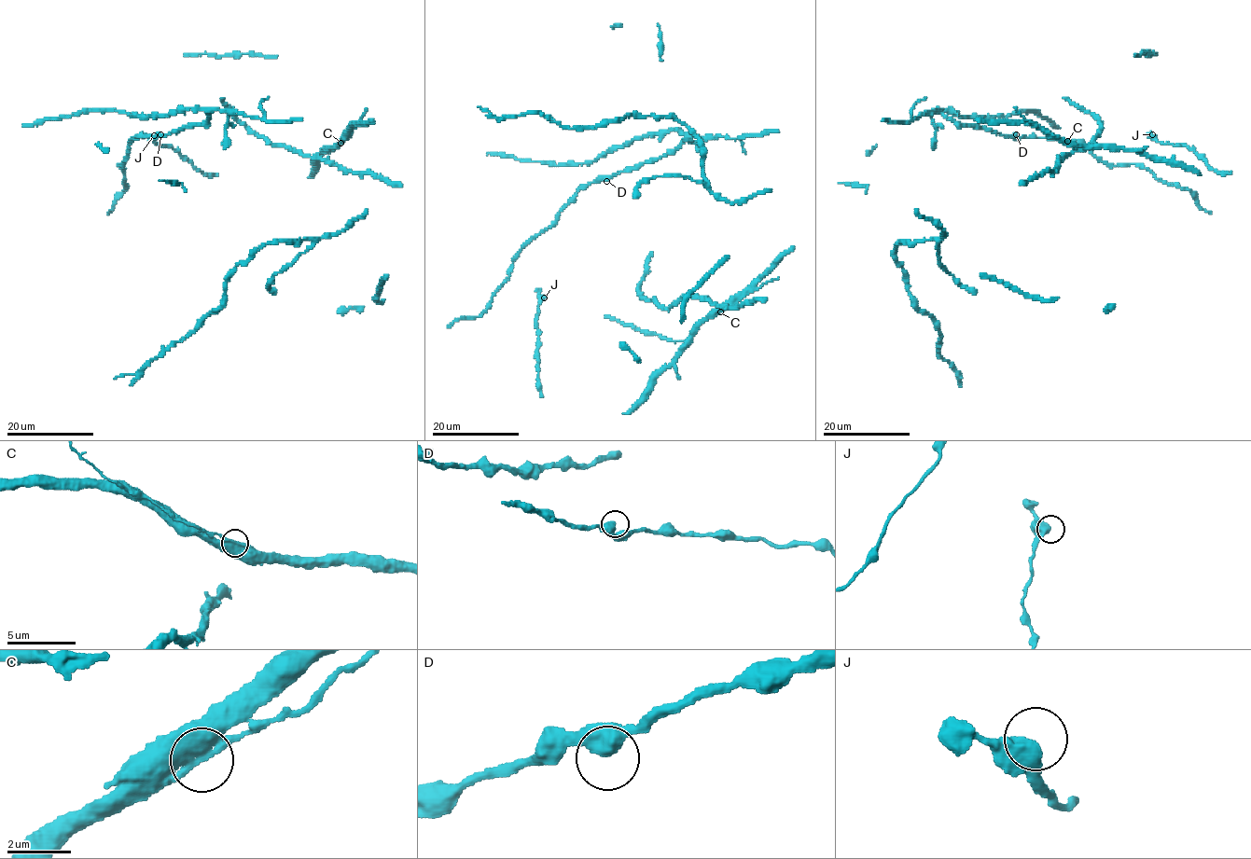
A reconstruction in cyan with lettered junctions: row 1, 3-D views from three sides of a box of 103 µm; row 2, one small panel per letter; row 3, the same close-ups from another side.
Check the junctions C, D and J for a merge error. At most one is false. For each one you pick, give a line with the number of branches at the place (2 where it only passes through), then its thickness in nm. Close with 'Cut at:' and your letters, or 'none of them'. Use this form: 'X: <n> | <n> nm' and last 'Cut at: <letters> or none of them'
C: 2 | 480 nm
Cut at: C

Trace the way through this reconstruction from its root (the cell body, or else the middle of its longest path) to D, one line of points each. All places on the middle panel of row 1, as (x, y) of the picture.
D: (581, 188), (603, 178), (606, 181)

